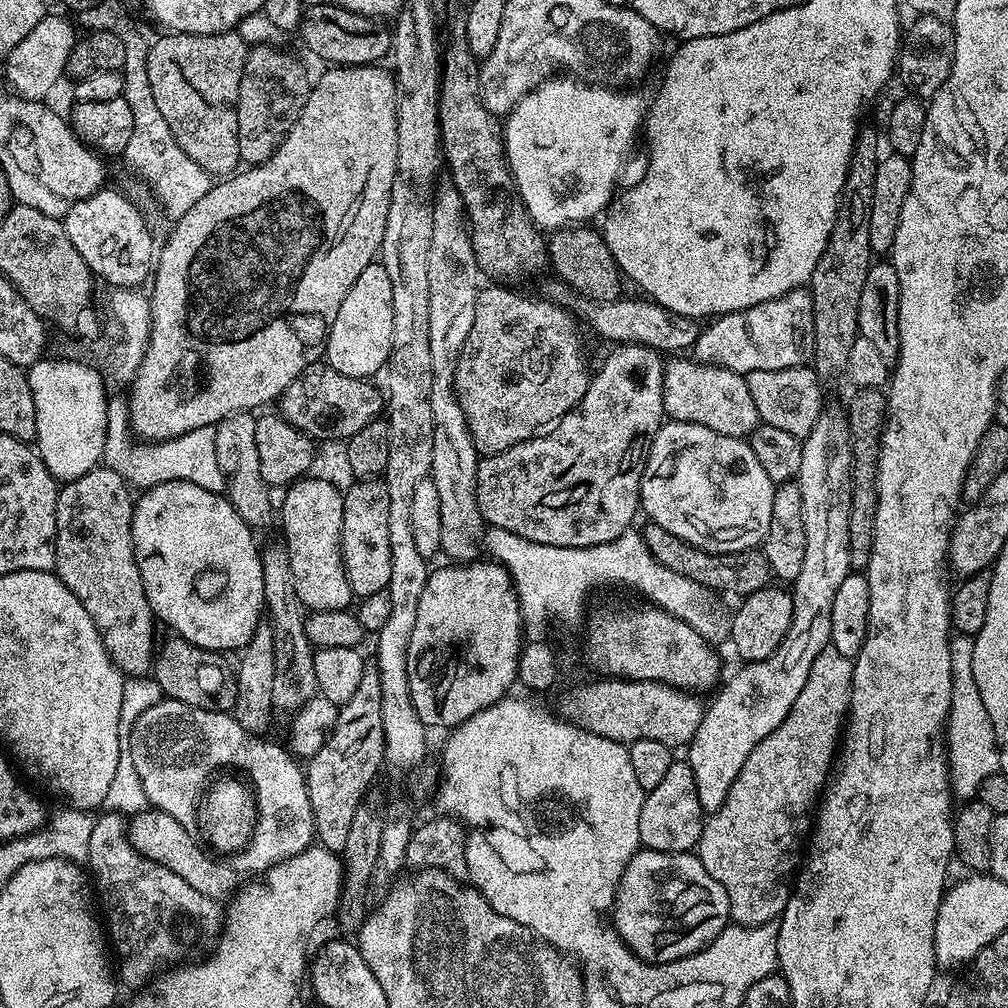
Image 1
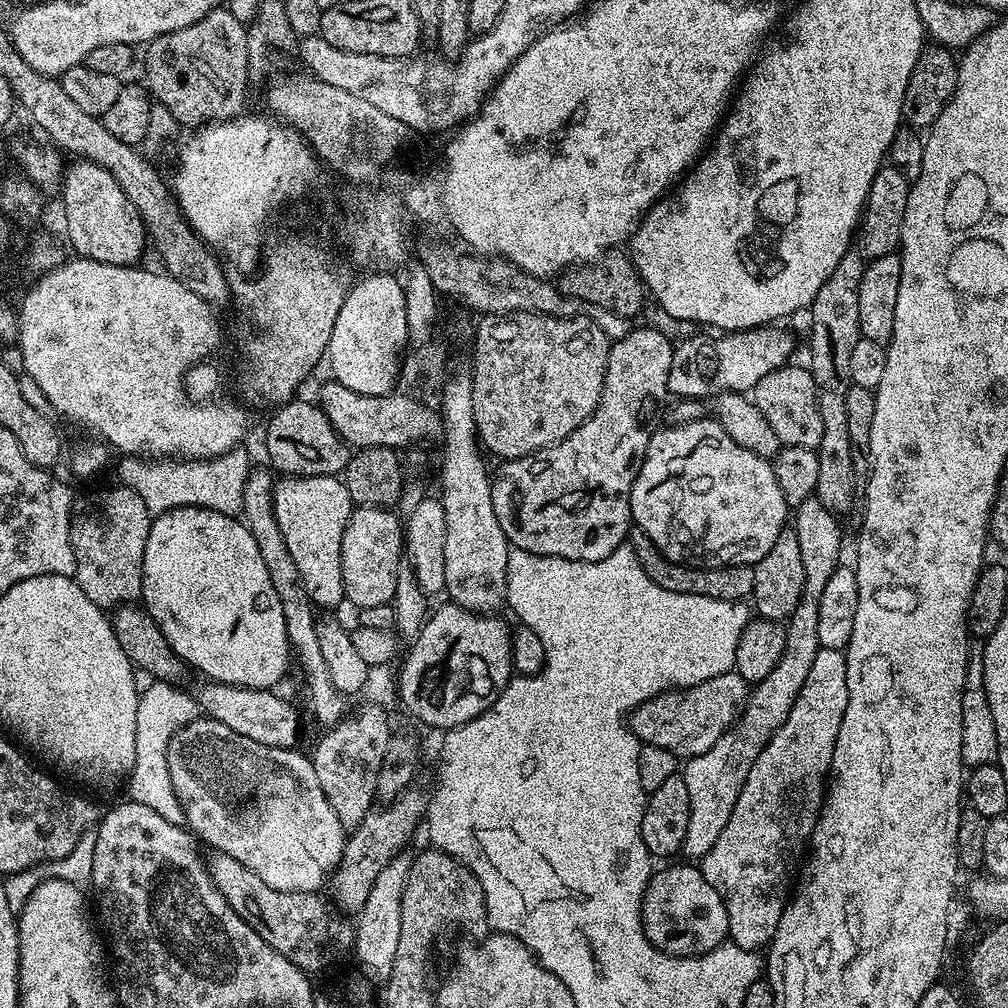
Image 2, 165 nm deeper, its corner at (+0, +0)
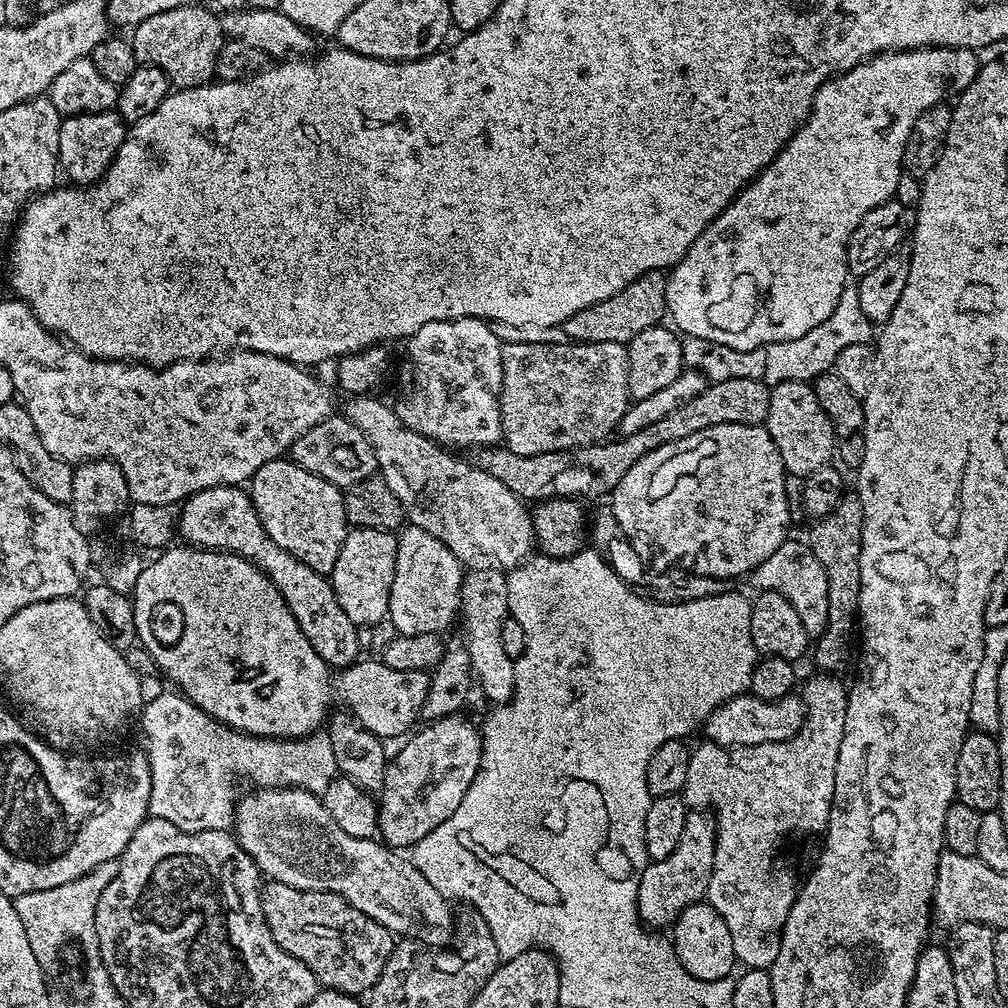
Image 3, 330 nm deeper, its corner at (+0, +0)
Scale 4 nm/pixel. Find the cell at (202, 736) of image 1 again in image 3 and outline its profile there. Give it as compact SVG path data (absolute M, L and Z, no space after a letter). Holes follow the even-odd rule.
M304 788L291 790L264 790L261 796L248 796L237 803L234 808L234 835L250 854L252 861L257 864L261 873L269 881L294 886L307 892L333 892L341 896L350 906L362 910L374 922L393 934L408 934L411 928L419 924L429 924L432 928L440 928L448 920L449 901L444 899L411 862L407 855L397 849L385 846L379 839L363 840L350 838L346 830L340 829L338 822L330 818L330 810L326 810L323 799L317 793L308 792Z

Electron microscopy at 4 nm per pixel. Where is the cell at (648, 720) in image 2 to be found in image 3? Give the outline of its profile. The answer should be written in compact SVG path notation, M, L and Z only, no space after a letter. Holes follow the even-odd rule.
M741 694L719 704L702 723L702 732L719 748L758 746L766 742L782 742L794 738L804 725L804 702L799 695L763 700L751 694Z

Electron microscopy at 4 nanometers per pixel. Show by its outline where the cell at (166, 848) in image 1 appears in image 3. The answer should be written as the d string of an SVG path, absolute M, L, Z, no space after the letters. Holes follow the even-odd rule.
M268 882L263 885L260 901L274 942L298 958L321 989L355 997L372 991L392 953L393 933L333 892L307 892Z

